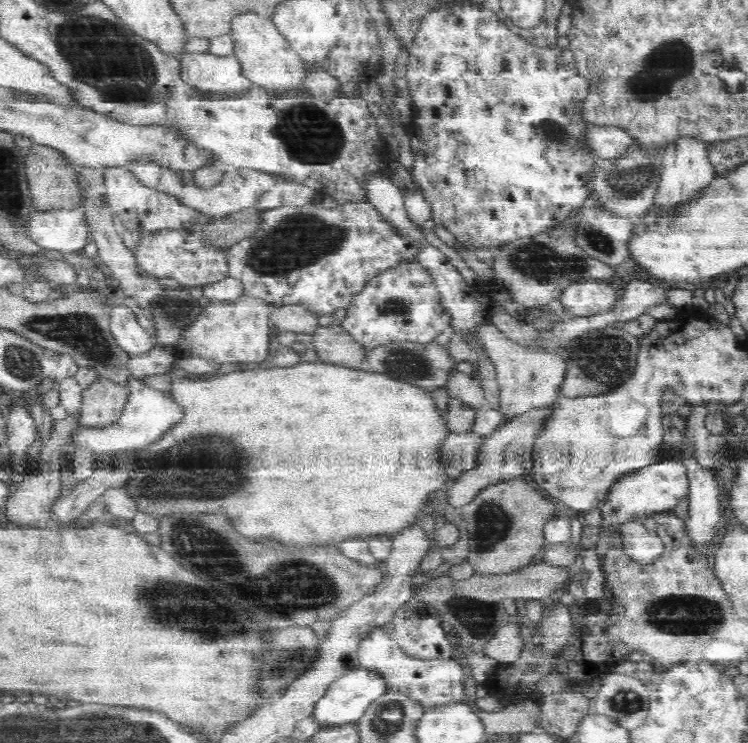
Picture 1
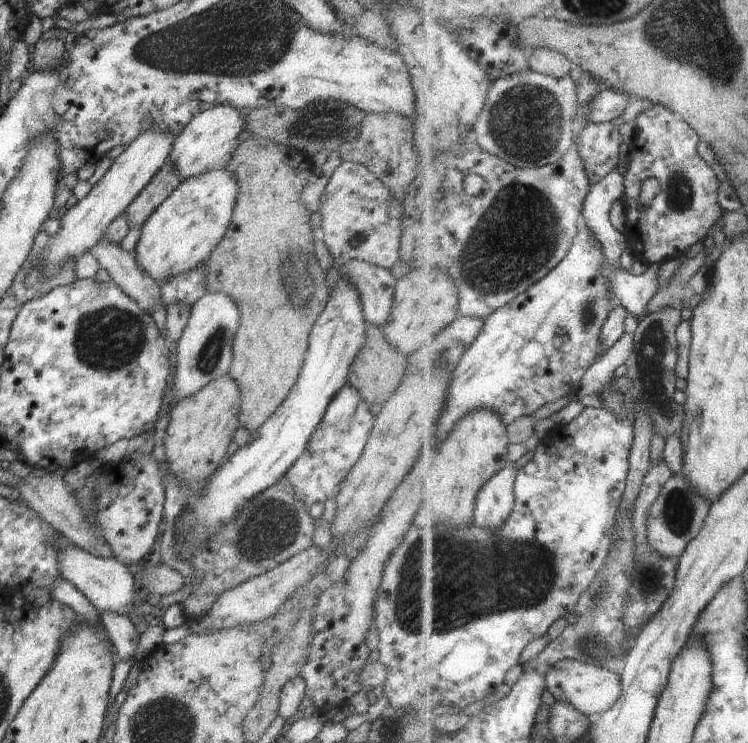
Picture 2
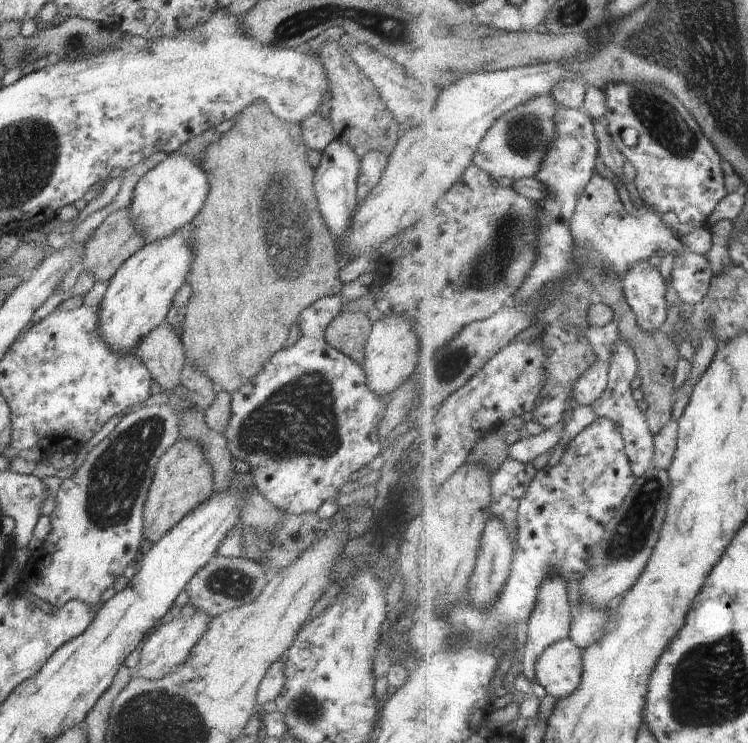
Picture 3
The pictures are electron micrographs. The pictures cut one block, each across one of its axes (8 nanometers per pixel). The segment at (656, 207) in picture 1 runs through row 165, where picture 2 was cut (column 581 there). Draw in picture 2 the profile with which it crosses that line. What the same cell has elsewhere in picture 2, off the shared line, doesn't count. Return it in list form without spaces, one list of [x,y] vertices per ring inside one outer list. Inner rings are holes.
[[[567,659],[548,670],[547,687],[558,701],[572,702],[588,717],[603,715],[619,704],[623,696],[623,680],[609,667],[595,662],[586,663],[577,659]]]

